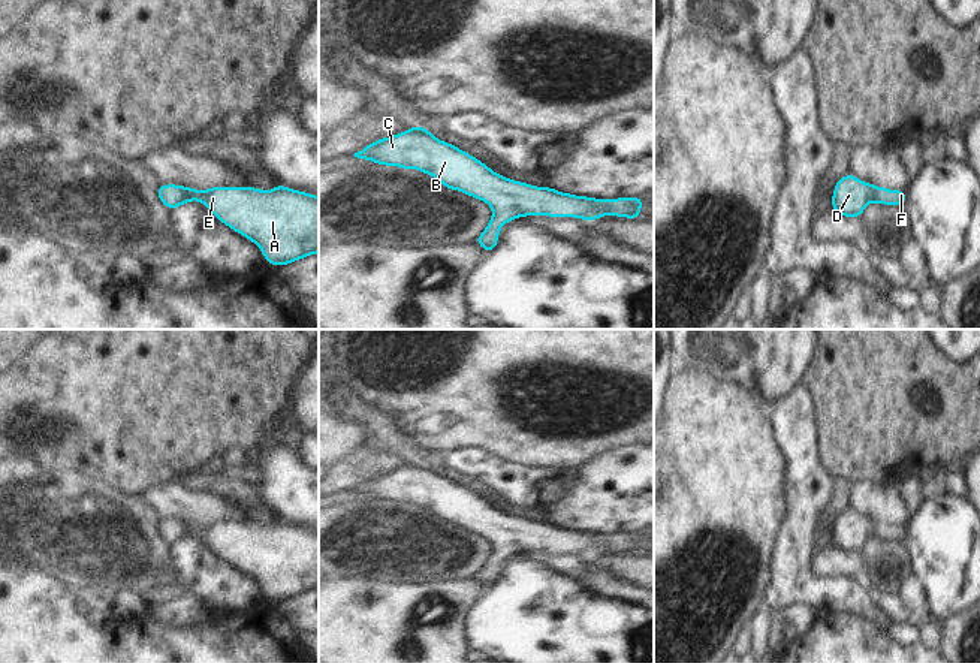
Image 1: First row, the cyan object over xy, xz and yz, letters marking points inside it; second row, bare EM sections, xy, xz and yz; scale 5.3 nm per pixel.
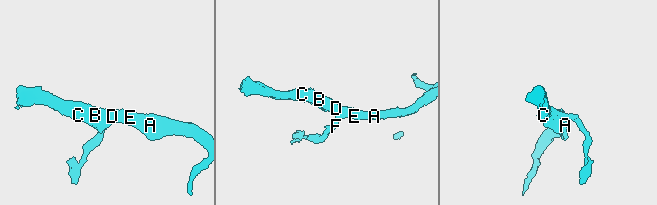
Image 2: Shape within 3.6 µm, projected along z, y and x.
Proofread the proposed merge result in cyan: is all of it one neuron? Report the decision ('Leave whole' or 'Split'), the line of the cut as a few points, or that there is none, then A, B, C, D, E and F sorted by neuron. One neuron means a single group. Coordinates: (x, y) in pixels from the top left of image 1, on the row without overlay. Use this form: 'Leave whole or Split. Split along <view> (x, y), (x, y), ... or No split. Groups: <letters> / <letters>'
Leave whole. No split. Groups: A B C D E F.

